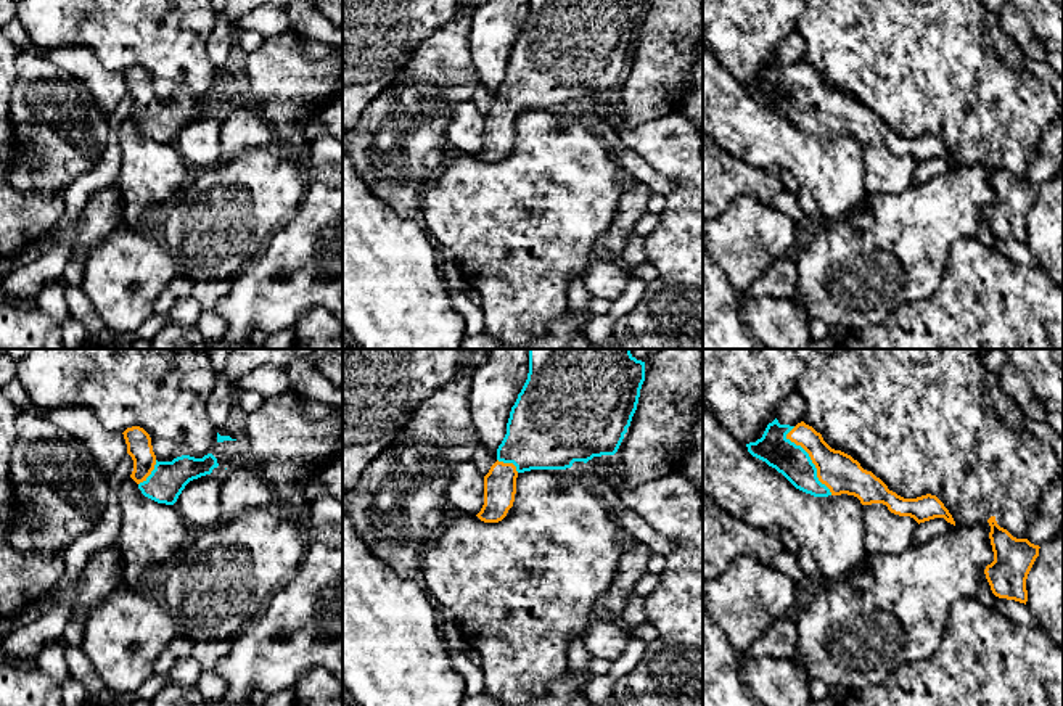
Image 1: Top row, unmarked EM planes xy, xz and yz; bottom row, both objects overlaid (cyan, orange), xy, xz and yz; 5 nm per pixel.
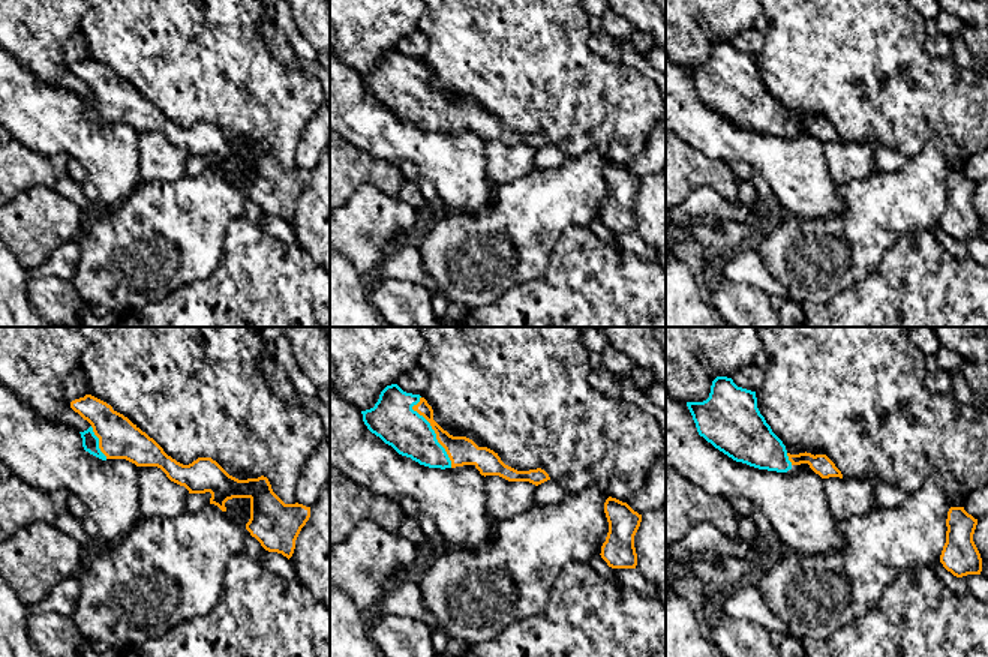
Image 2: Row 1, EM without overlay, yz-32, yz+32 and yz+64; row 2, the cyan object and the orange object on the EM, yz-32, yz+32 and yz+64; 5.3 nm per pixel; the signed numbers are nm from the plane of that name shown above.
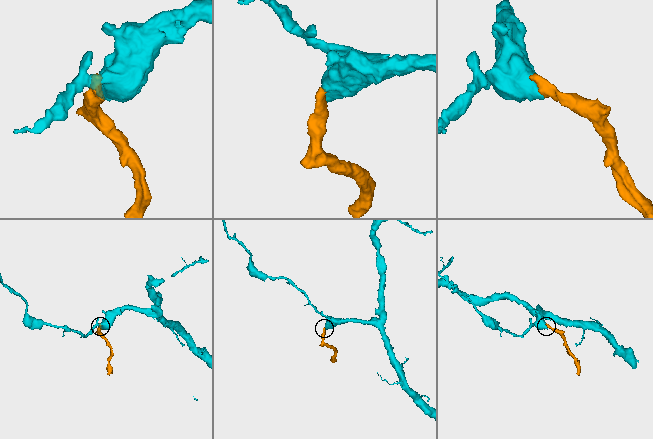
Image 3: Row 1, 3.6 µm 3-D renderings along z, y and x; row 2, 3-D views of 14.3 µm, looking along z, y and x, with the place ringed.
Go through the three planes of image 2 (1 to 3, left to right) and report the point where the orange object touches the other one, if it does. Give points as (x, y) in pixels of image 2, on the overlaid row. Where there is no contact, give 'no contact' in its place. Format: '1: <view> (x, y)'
1: yz-32 (98, 443)
2: yz+32 (434, 431)
3: yz+64 (787, 459)

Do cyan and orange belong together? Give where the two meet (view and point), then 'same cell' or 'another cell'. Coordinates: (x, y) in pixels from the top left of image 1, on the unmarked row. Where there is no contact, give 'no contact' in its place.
meets cyan in yz at (809, 98); same cell

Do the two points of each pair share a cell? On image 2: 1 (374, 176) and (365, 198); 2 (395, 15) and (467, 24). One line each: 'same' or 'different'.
1: different
2: different

